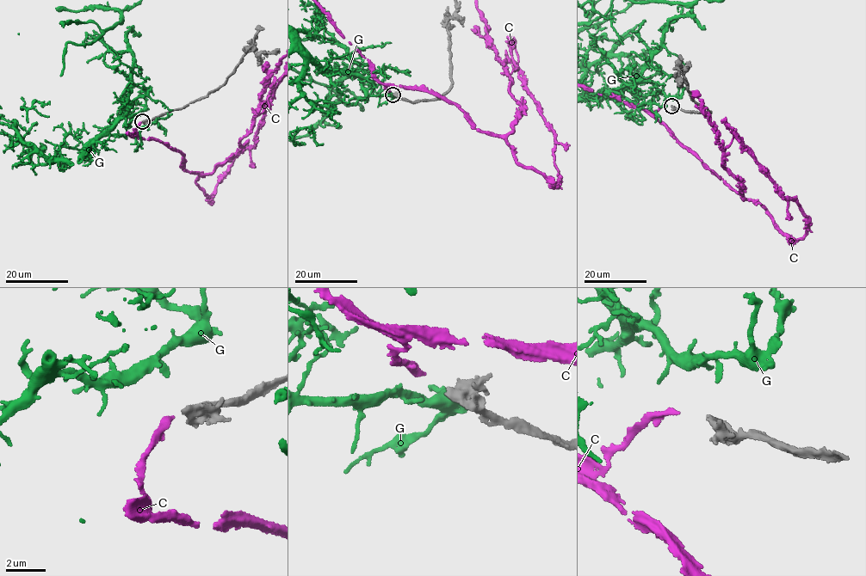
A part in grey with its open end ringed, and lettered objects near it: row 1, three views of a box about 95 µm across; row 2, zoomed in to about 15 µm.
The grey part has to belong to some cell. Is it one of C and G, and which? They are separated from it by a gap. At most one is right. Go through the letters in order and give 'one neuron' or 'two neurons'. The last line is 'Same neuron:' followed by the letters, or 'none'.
C: one neuron
G: two neurons
Same neuron: C

